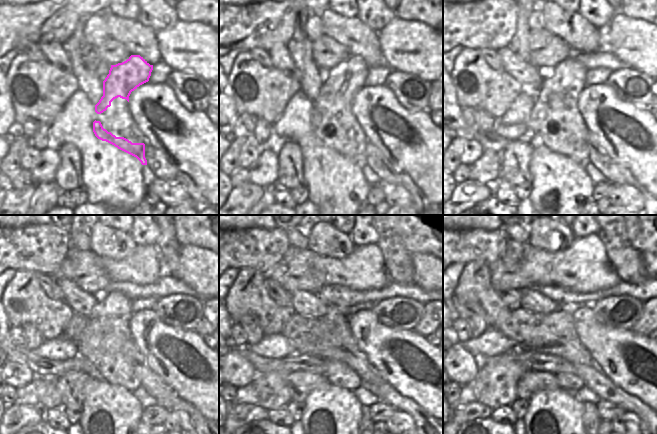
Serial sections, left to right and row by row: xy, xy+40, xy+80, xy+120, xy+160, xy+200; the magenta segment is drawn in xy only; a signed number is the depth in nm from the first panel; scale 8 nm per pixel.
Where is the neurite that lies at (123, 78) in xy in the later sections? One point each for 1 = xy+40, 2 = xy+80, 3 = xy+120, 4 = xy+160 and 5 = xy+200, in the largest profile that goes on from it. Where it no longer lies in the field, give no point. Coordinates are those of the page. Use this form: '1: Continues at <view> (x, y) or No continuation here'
1: Continues at xy+40 (345, 79)
2: Continues at xy+80 (567, 79)
3: Continues at xy+120 (113, 307)
4: Continues at xy+160 (339, 373)
5: Continues at xy+200 (555, 326).

